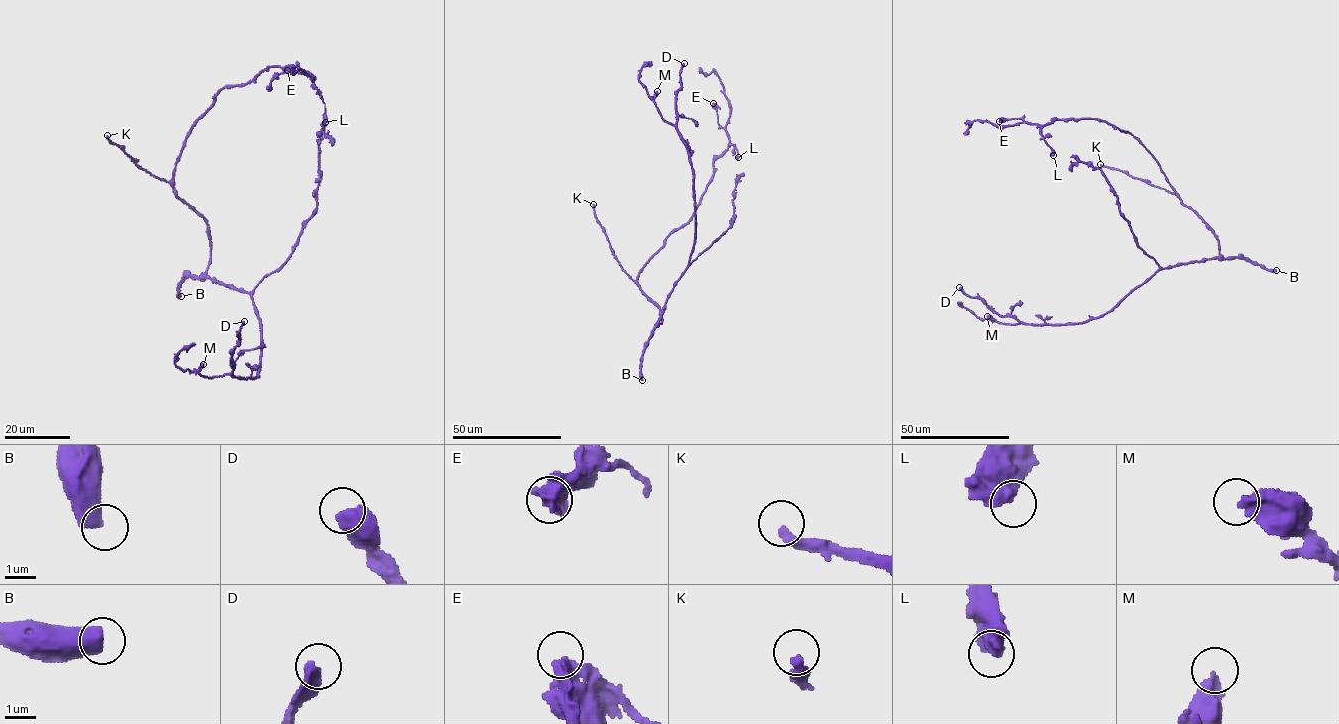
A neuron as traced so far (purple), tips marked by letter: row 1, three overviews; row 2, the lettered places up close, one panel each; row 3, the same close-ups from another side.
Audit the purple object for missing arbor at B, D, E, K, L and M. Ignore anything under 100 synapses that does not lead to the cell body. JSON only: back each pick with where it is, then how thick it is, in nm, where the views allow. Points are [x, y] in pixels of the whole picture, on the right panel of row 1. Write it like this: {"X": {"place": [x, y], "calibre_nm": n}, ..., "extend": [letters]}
{"D": {"place": [959, 287], "calibre_nm": 550}, "extend": ["D"]}

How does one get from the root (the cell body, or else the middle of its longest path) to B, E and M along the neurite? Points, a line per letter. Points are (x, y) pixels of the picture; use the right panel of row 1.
B: (1208, 226), (1225, 258), (1242, 257), (1276, 270)
E: (1208, 226), (1183, 203), (1153, 155), (1129, 132), (1098, 119), (1055, 119), (1043, 125), (1021, 118), (999, 121)
M: (1208, 226), (1218, 240), (1218, 257), (1158, 270), (1098, 317), (1063, 324), (1008, 324), (987, 316)

